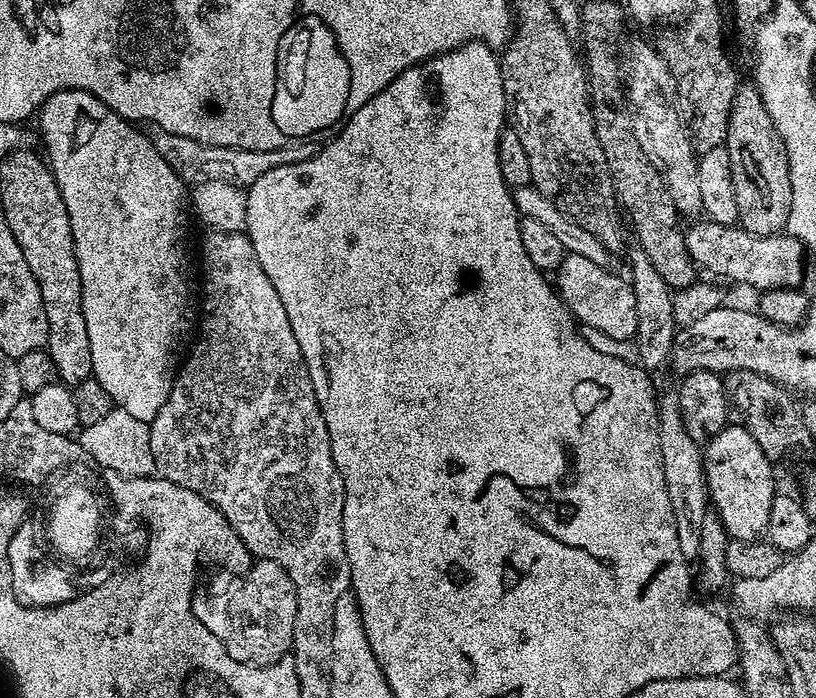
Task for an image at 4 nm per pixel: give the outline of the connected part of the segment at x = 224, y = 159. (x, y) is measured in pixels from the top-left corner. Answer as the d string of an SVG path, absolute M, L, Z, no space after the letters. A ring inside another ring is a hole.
M157 131L154 139L158 152L170 162L172 169L185 181L230 180L241 186L252 184L262 174L266 174L266 170L273 168L275 164L304 160L307 156L312 156L318 151L317 145L312 145L315 144L312 142L300 142L295 146L275 148L273 152L267 152L266 150L248 150L226 145L204 144L201 140L195 140L180 133L162 131Z

